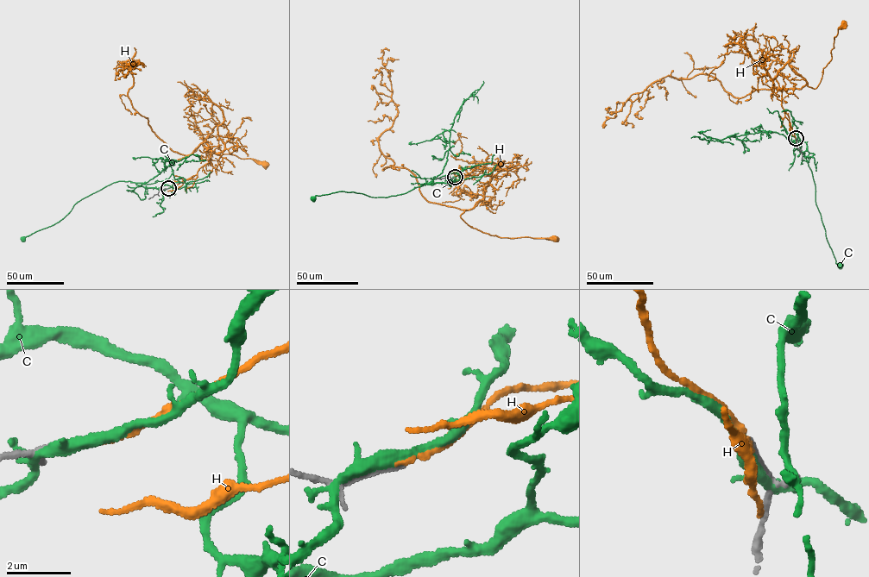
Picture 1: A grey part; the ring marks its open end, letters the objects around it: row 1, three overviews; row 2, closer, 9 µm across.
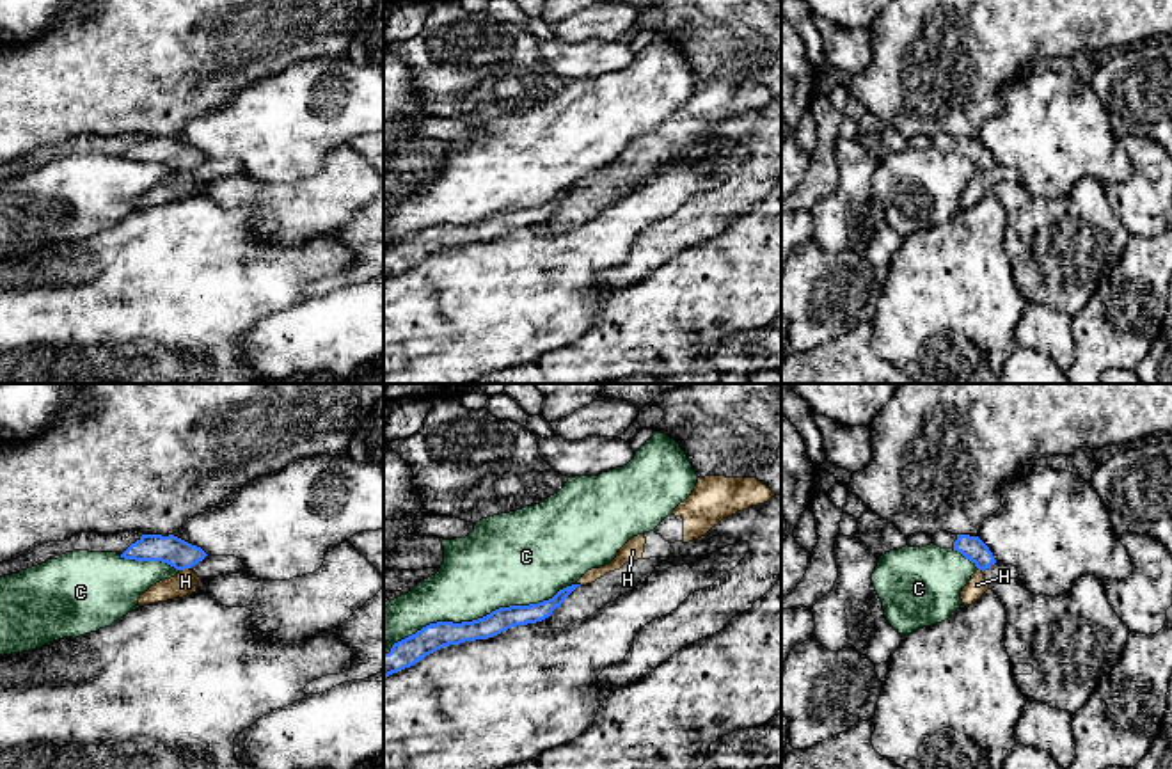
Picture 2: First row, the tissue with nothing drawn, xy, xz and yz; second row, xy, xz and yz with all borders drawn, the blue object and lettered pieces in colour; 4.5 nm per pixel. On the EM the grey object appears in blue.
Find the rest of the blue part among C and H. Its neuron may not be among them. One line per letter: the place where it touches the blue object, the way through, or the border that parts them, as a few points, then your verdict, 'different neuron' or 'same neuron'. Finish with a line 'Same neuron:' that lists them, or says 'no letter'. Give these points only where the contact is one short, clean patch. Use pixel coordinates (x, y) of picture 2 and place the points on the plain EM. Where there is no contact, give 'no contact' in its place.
C: meets blue in xz at (478, 221); different neuron
H: meets blue in xy at (183, 171); border along xy (189, 169), (180, 173); different neuron
Same neuron: no letter

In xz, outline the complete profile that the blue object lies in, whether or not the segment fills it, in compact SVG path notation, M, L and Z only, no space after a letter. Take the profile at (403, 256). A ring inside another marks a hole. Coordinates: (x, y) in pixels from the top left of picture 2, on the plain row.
M581 186L566 188L552 201L538 206L499 210L472 224L430 226L416 236L394 245L391 254L384 256L384 282L444 249L494 240L511 229L542 224L549 220L577 188Z

